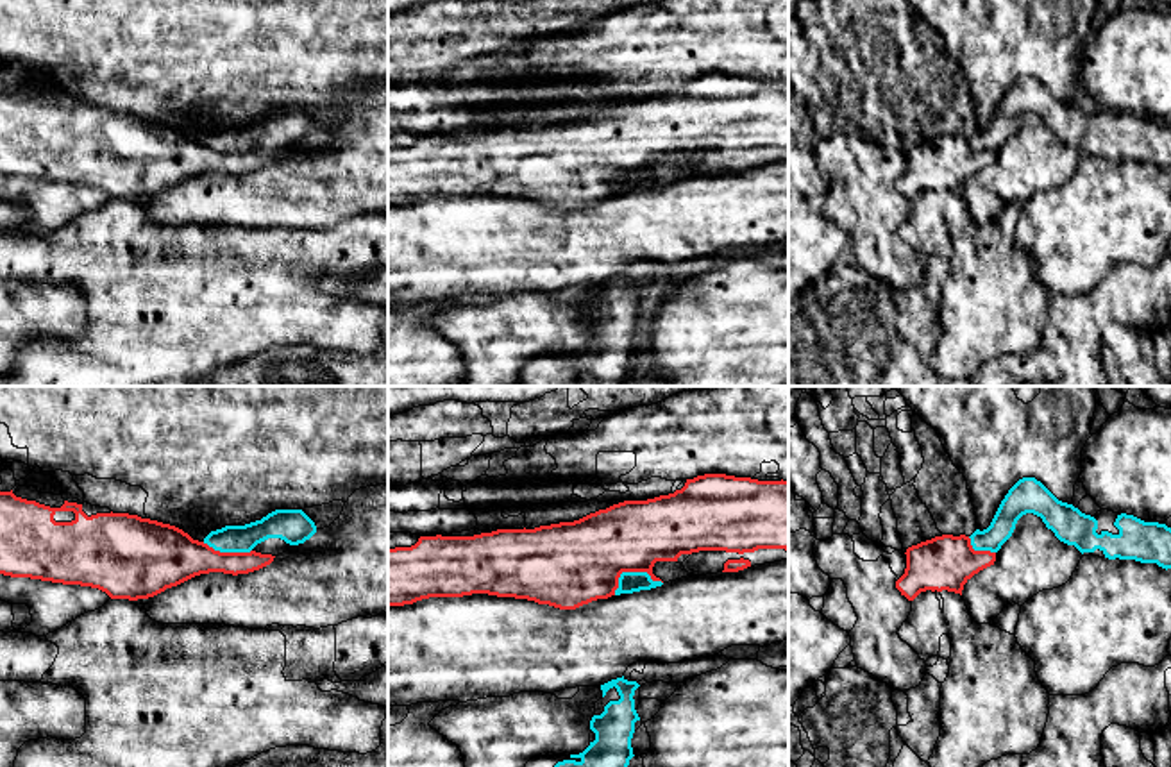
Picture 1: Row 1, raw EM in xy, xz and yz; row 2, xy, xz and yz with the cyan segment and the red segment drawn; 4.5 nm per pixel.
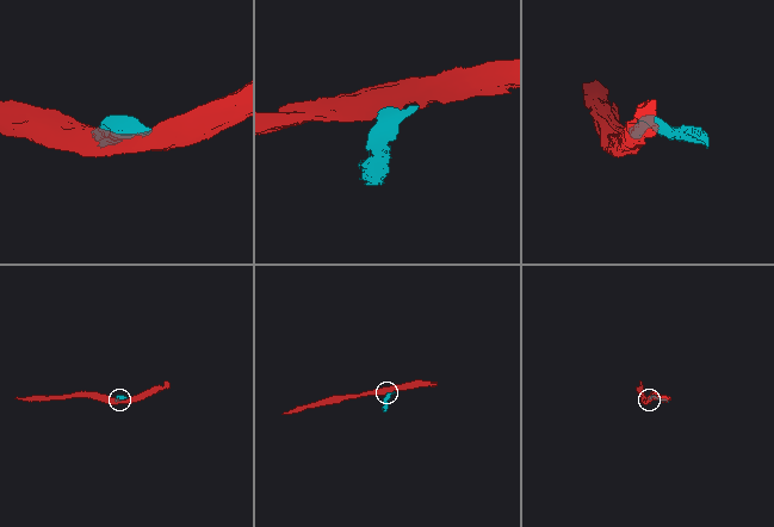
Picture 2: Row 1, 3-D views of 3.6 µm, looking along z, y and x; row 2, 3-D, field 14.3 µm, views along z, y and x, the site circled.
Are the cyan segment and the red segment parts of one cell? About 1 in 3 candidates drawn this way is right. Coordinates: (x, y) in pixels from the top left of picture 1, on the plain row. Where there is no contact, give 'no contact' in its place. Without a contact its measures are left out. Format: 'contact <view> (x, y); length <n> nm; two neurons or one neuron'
contact xz (631, 172); length 240 nm; two neurons

